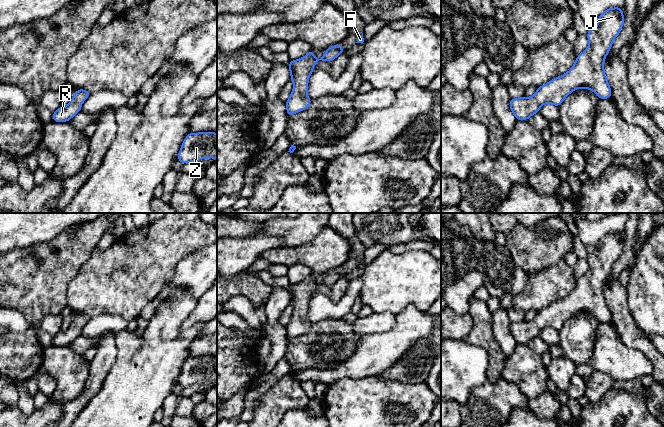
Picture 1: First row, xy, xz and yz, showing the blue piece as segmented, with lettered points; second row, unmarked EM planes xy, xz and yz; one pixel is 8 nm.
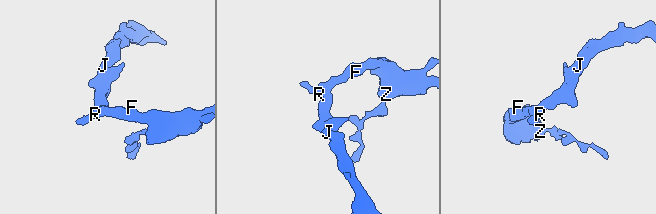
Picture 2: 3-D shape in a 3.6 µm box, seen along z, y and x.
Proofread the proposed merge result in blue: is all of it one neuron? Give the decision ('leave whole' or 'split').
leave whole

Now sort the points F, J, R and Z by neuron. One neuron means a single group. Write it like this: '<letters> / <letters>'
F J R Z

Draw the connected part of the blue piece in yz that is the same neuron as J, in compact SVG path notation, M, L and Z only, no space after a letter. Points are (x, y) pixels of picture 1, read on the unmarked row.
M623 232L606 233L597 243L597 250L589 253L588 271L580 277L572 292L537 312L533 321L511 322L509 330L517 344L528 344L543 328L559 331L574 314L589 313L599 323L610 323L611 312L604 295L604 285L624 248Z

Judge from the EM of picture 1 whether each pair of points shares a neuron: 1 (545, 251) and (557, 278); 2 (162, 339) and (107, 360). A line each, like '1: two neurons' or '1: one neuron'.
1: two neurons
2: two neurons

